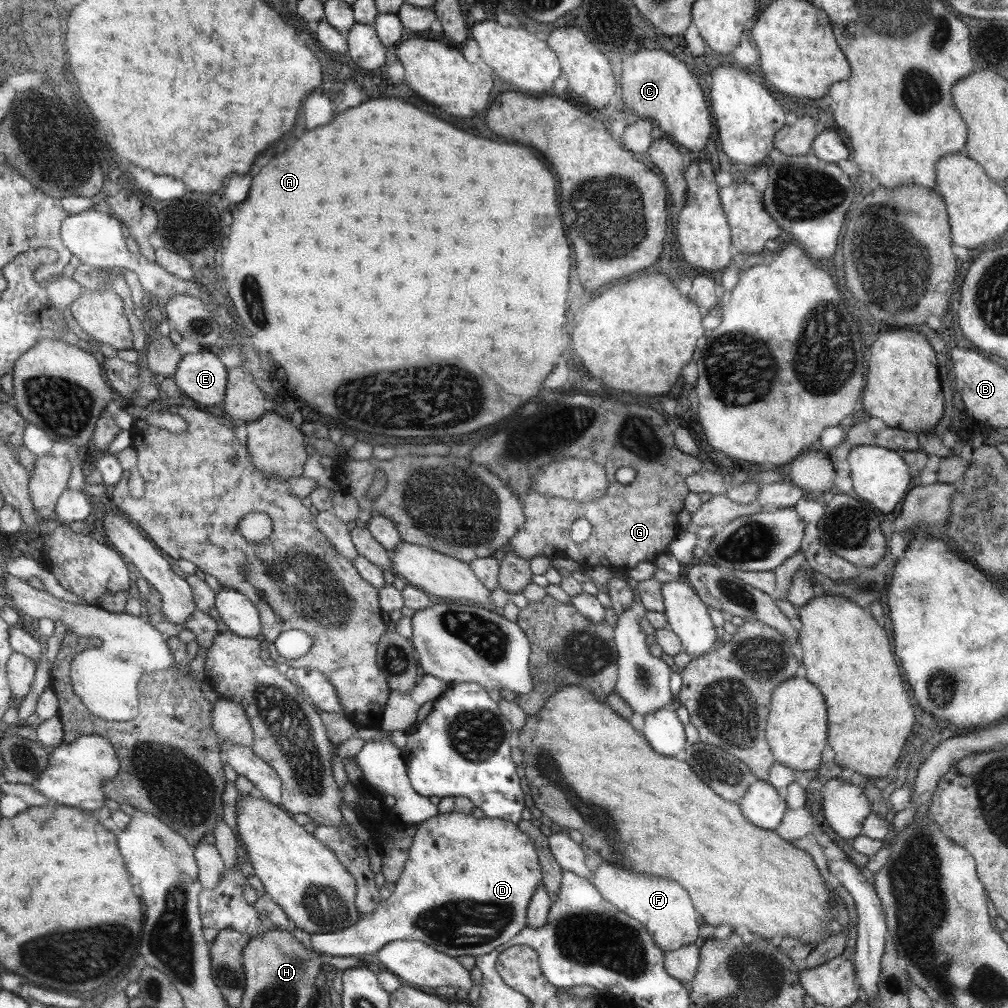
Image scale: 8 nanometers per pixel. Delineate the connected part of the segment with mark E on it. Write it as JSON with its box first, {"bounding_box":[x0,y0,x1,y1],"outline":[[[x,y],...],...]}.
{"bounding_box":[172,350,229,406],"outline":[[[202,350],[184,355],[172,379],[178,391],[184,391],[193,401],[212,406],[225,400],[229,373],[220,354]]]}

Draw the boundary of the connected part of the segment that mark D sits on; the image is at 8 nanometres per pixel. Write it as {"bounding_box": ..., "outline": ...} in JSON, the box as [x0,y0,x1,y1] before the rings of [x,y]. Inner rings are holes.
{"bounding_box":[312,812,543,956],"outline":[[[460,812],[440,813],[438,816],[428,818],[418,825],[414,841],[412,842],[410,857],[407,859],[405,870],[400,874],[398,882],[395,883],[395,889],[388,899],[380,900],[378,908],[372,912],[372,916],[359,920],[352,926],[344,928],[334,933],[315,934],[312,935],[312,950],[320,952],[320,954],[330,954],[330,956],[361,956],[365,954],[374,954],[379,952],[384,945],[390,944],[392,941],[399,940],[419,940],[428,943],[428,946],[435,947],[436,950],[443,951],[444,954],[457,956],[482,956],[491,953],[496,948],[501,948],[507,944],[512,938],[519,934],[524,926],[527,926],[527,909],[528,902],[532,901],[532,896],[536,893],[536,888],[543,884],[543,870],[539,864],[538,850],[535,843],[532,842],[528,834],[516,823],[508,822],[501,818],[476,818],[472,814],[464,814]]]}

